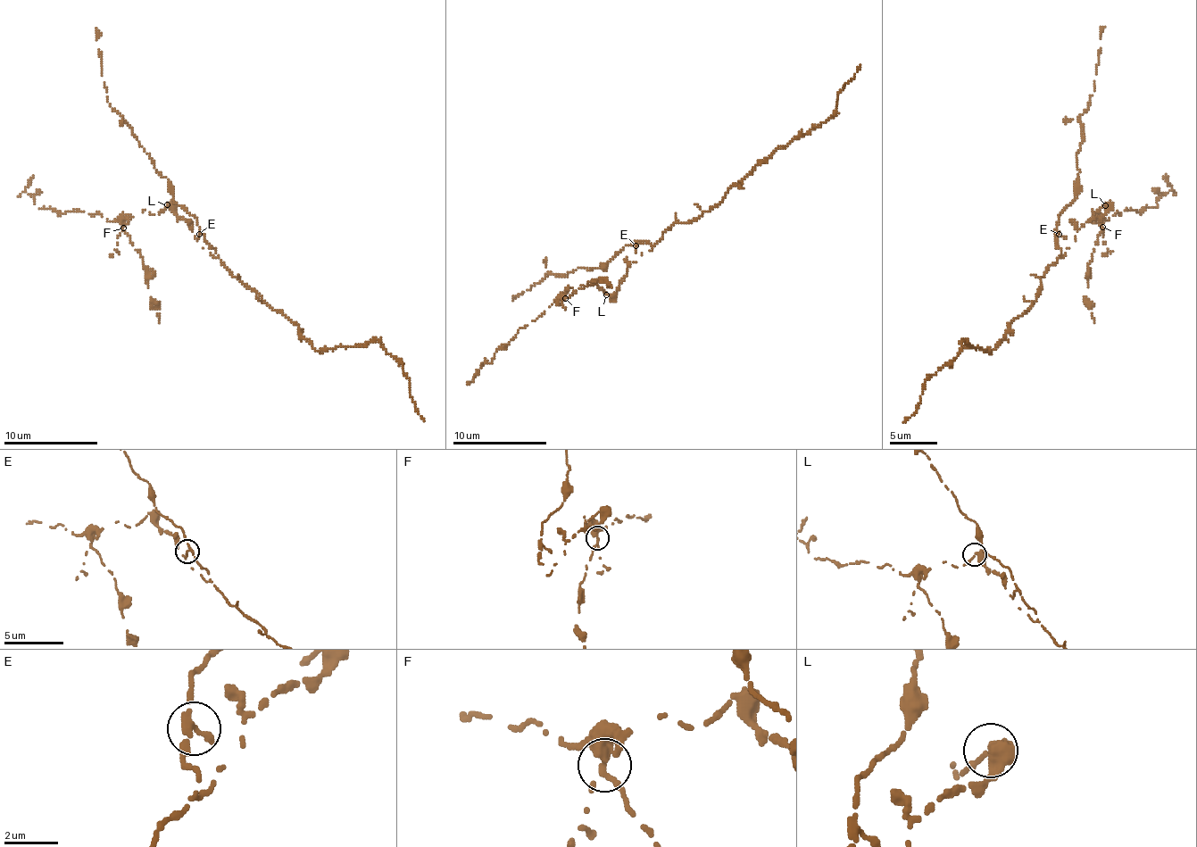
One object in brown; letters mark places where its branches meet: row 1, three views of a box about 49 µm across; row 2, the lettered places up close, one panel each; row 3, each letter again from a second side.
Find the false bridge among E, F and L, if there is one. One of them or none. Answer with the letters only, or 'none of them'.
F

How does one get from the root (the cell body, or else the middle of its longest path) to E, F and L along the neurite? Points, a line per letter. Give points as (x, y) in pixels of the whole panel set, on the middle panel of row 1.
E: (662, 236), (654, 245), (640, 241), (635, 245)
F: (662, 236), (654, 245), (635, 245), (635, 262), (611, 294), (581, 286), (564, 297)
L: (662, 236), (654, 245), (640, 241), (635, 245), (635, 262), (627, 269), (619, 290), (614, 294), (606, 294)

